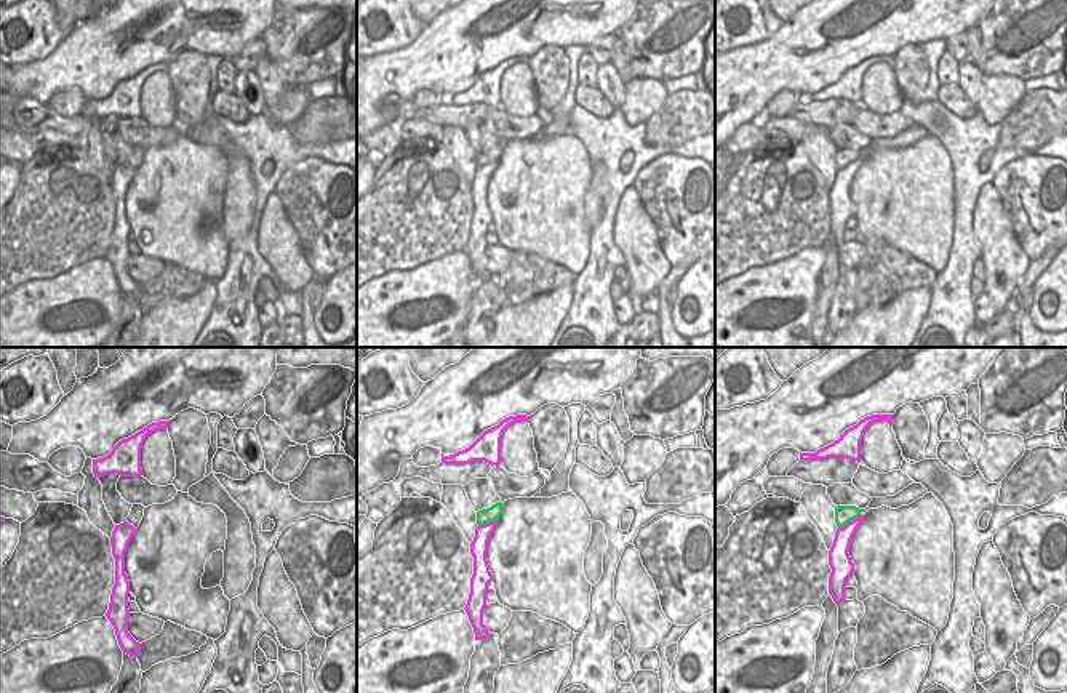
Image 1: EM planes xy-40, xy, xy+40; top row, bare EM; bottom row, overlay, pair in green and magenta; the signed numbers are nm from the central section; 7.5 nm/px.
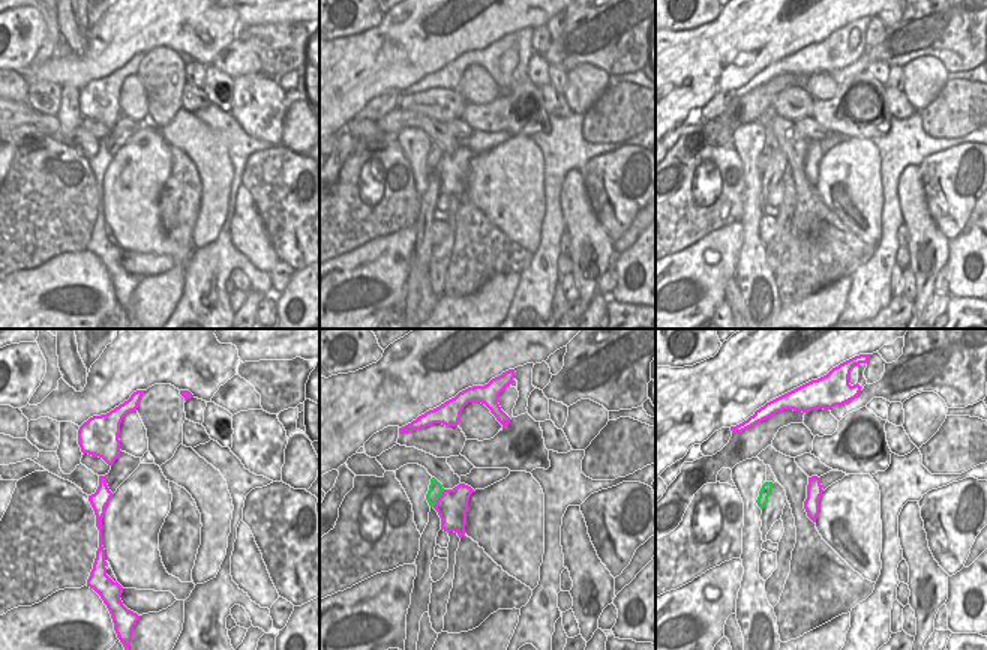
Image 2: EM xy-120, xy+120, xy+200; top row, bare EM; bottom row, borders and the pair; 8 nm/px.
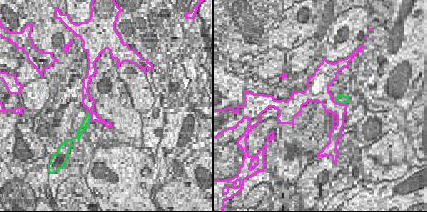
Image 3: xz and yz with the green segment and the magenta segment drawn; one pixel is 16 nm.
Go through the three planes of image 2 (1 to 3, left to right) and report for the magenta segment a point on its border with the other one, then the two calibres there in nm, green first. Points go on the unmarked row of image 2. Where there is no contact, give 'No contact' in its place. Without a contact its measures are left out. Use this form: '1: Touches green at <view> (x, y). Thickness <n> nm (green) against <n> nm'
1: No contact
2: Touches green at xy+120 (437, 162). Thickness 120 nm (green) against 260 nm
3: No contact

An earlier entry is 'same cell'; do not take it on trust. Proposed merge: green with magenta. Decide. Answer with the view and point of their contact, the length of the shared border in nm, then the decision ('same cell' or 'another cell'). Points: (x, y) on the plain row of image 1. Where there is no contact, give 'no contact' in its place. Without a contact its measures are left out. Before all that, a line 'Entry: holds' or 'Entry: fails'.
Entry: fails
contact xy+40 (850, 162); length 220 nm; another cell

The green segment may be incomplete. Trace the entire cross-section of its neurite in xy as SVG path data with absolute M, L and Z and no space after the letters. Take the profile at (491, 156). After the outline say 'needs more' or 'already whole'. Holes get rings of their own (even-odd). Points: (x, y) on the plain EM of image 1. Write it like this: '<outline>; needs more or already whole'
M496 144L488 150L482 150L477 154L477 166L485 166L490 163L498 163L502 155L502 144Z; already whole

